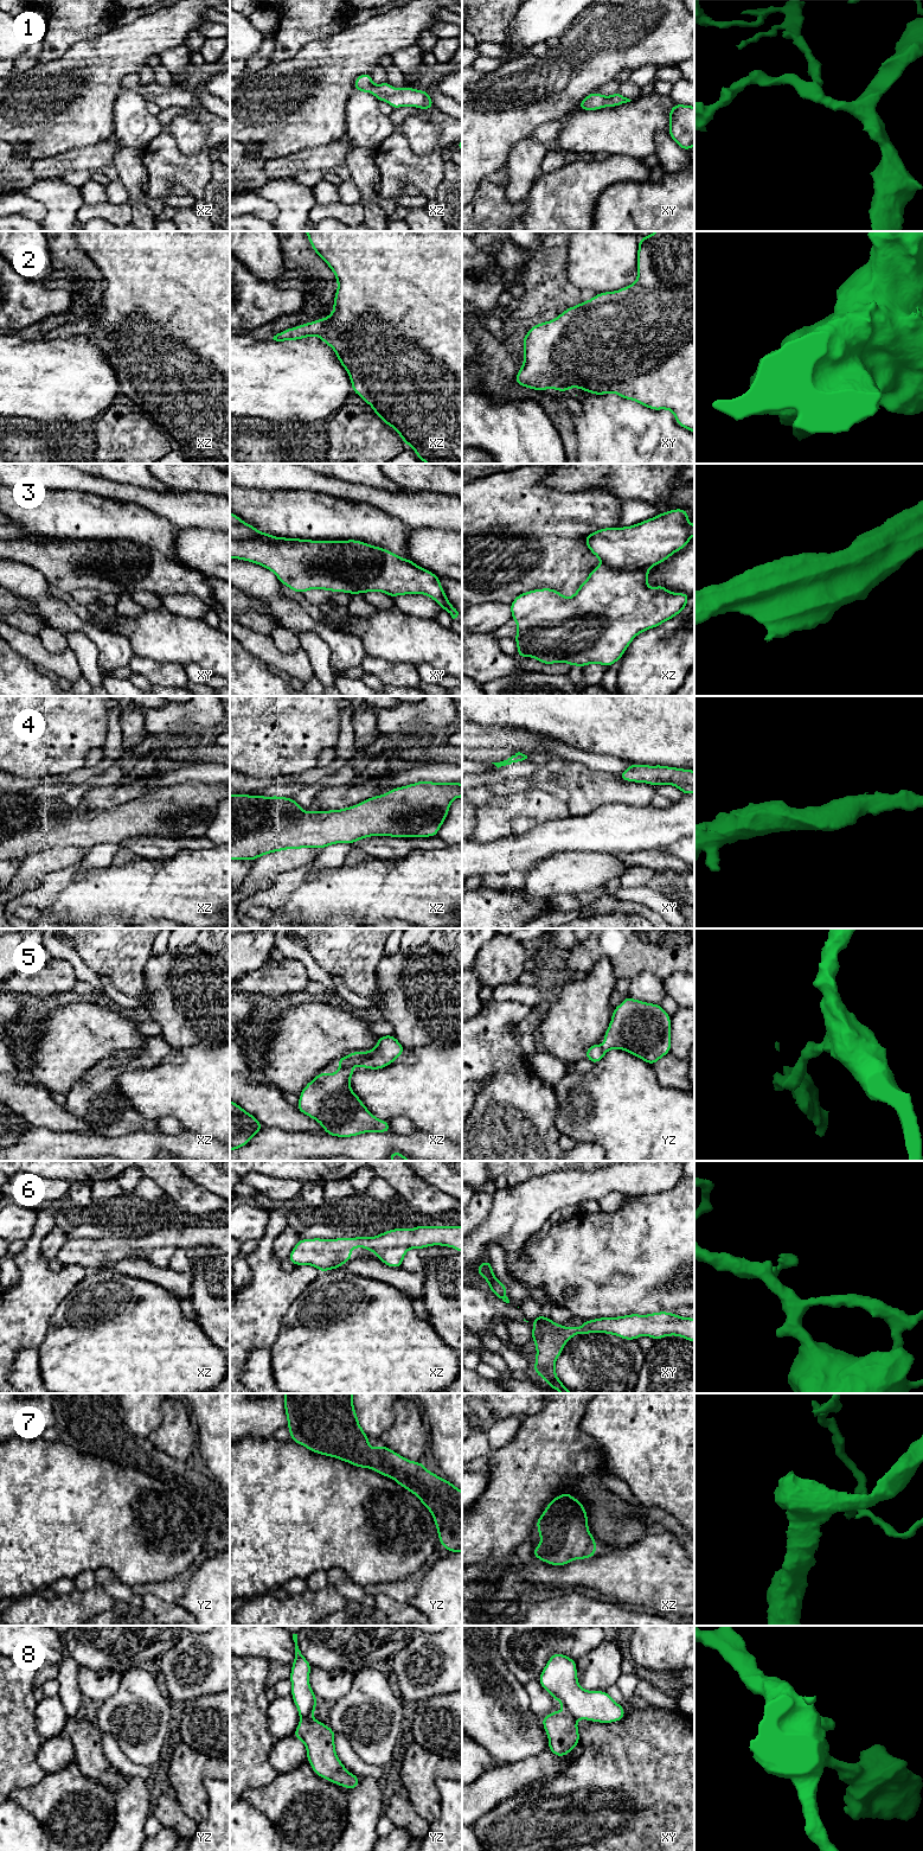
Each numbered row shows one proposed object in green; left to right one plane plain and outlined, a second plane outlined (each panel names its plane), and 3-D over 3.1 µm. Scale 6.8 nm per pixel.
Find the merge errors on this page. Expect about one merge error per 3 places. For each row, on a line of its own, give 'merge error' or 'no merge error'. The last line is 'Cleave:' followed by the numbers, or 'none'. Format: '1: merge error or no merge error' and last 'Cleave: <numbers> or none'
1: no merge error
2: no merge error
3: no merge error
4: no merge error
5: no merge error
6: no merge error
7: no merge error
8: merge error
Cleave: 8

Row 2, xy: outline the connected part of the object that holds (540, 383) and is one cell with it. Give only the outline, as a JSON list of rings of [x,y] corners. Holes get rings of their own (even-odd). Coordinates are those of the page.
[[[655,231],[639,238],[637,244],[637,277],[633,285],[615,292],[598,293],[588,301],[566,308],[556,319],[537,324],[527,331],[523,339],[524,363],[514,382],[538,391],[551,388],[566,392],[570,388],[579,388],[594,395],[614,392],[652,410],[668,409],[679,426],[694,433],[694,231]]]

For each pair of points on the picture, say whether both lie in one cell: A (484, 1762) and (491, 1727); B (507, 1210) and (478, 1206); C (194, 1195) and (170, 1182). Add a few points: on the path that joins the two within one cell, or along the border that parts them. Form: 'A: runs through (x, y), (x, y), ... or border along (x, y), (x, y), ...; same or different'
A: border along (474, 1740), (497, 1765); different
B: border along (493, 1194), (491, 1212), (474, 1229); different
C: runs through (188, 1195), (175, 1187); same

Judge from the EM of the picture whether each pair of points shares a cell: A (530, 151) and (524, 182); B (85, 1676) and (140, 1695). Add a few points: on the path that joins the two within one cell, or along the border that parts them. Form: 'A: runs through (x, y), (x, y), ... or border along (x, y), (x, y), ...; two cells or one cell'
A: runs through (525, 158), (524, 174); one cell
B: border along (123, 1674), (120, 1686), (98, 1704); two cells

